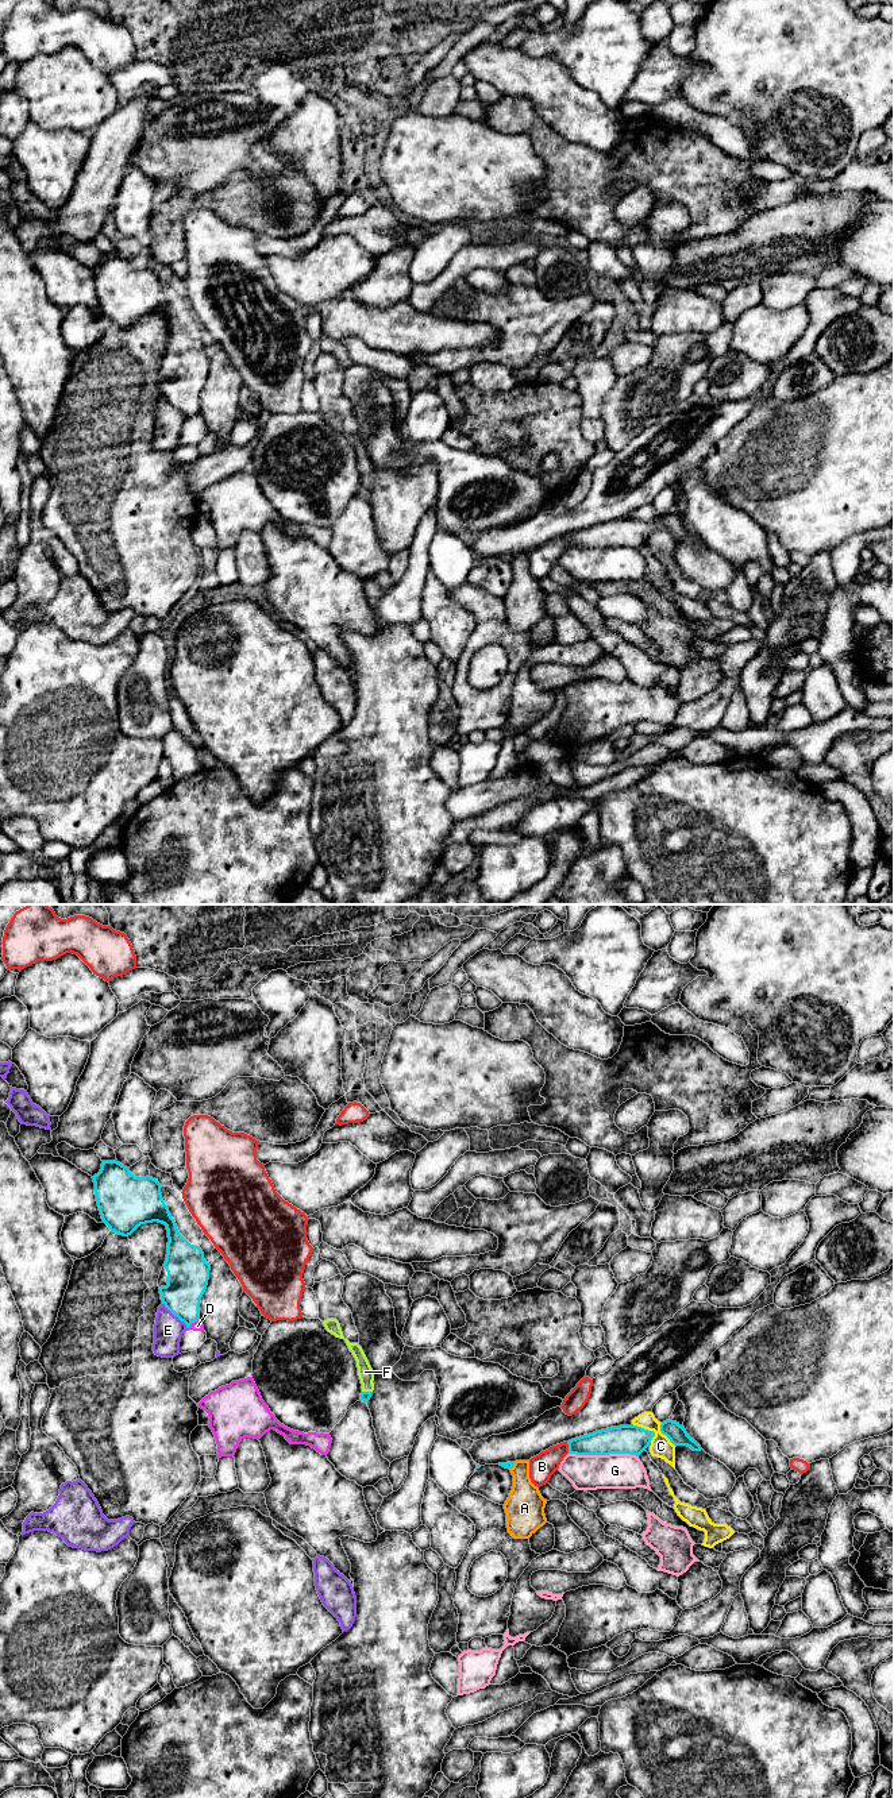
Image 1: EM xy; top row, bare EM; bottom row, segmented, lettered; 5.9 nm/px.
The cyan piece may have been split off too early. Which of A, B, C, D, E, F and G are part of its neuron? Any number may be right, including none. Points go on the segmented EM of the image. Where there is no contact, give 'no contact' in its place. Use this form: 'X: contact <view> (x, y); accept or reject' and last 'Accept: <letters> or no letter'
A: contact xy (512, 1466); reject
B: contact xy (569, 1447); reject
C: contact xy (647, 1430); reject
D: contact xy (193, 1322); reject
E: contact xy (176, 1315); reject
F: contact xy (367, 1392); accept
G: contact xy (604, 1454); reject
Accept: F

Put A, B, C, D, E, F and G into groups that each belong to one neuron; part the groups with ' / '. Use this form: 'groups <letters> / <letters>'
groups A / B / C / D / E / F / G

